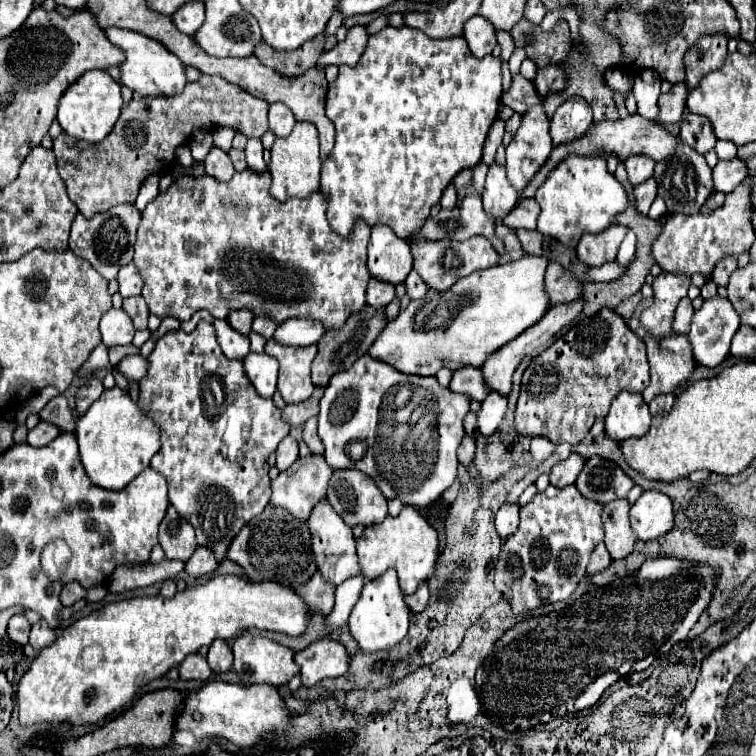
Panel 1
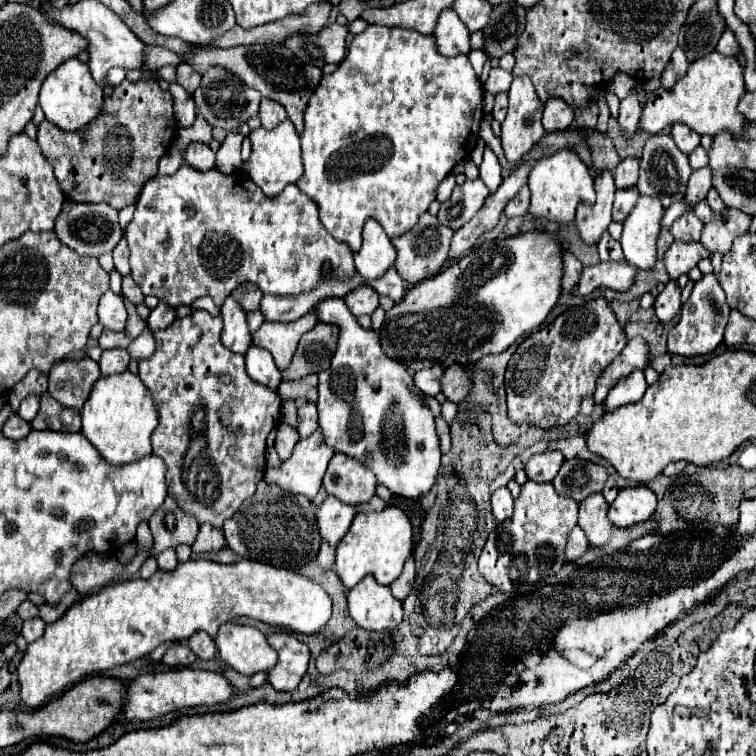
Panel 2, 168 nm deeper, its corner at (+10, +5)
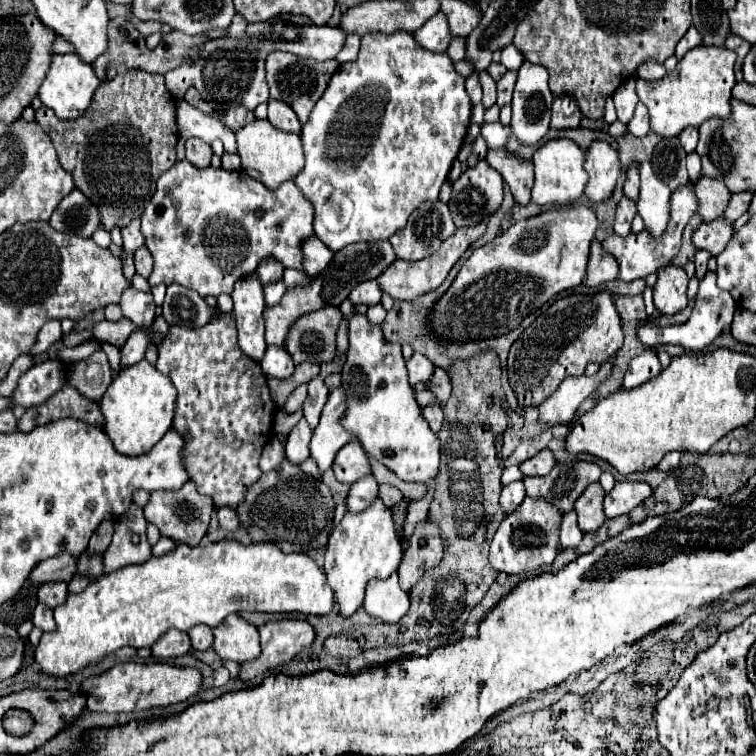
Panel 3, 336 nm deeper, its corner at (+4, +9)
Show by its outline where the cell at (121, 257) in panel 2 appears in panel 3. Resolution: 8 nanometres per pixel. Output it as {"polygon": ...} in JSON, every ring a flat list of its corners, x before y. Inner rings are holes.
{"polygon":[[134,219,128,227,122,229,122,237,124,237,124,249,134,253,138,247,144,245,144,237,140,231,140,219]]}

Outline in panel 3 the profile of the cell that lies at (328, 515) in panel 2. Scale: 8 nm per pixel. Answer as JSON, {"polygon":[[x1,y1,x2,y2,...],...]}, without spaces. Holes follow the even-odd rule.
{"polygon":[[366,475,360,481,356,481,346,497,348,511,362,511,370,507,378,499,378,481,374,481,374,475]]}

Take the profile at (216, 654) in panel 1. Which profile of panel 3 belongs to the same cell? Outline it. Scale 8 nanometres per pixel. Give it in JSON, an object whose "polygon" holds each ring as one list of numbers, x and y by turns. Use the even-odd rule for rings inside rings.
{"polygon":[[196,625,194,629,188,631,188,635,190,635,192,649,196,649,196,651,206,651,212,647,214,635,212,635,212,629,208,625]]}

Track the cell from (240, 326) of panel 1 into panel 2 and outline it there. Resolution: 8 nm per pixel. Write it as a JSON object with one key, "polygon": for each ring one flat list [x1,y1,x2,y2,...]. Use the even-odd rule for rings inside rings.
{"polygon":[[244,283,244,285,240,285,240,287,236,287,236,289,232,291,232,297,240,303,240,307,242,307,246,313,250,313,252,309,258,309,260,299,262,299,262,293,260,293,260,289,258,289,256,285]]}

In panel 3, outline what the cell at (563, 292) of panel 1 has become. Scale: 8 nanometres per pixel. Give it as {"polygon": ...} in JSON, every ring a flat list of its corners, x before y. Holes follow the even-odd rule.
{"polygon":[[594,241,590,249,590,265,588,265,588,275,586,275,586,285,596,287,608,281,614,281,618,277,618,261,614,255,606,253,602,243]]}

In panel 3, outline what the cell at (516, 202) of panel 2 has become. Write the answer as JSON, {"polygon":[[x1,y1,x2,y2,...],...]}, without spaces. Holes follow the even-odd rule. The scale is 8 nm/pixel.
{"polygon":[[506,147,496,149,496,151,488,151,486,161,502,173,504,181,512,189,514,199,518,203,526,205,530,201,530,189,532,189,532,183,534,183,534,165,532,165,532,161,512,155]]}

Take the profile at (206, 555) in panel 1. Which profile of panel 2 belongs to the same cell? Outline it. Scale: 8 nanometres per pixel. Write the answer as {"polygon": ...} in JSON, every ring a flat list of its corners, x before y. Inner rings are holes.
{"polygon":[[202,525,198,531,196,541,192,543,192,553,216,553,224,547,222,529,214,529,212,525]]}

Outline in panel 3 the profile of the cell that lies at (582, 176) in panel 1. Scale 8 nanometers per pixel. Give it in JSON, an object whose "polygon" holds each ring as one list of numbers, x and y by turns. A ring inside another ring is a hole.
{"polygon":[[552,139,544,143,532,157,534,161,534,187,532,187,532,203,536,205,572,205,584,193,584,185,588,175,584,173,584,151,572,139]]}

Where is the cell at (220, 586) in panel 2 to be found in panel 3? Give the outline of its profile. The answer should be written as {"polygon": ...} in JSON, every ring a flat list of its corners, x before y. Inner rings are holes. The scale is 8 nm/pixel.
{"polygon":[[226,537,226,539,218,541,218,543,208,543,206,547,190,547,190,545,186,545,186,543,180,543,174,551,170,551,170,553,166,553,166,555,162,555,162,557,154,557,154,555,152,555,150,561,144,561,142,565,128,565,128,567,116,569,116,571,112,571,112,573,108,573,108,575,102,575,100,579,92,581,82,593,70,593,70,595,68,595,68,601,66,601,64,605,58,605,58,607,54,609,56,629,42,635,40,645,36,647,36,663,38,663,38,665,42,667,42,671,48,673,48,675,66,677,66,675,76,673,76,671,80,671,82,667,86,667,92,659,100,659,100,657,104,657,104,655,108,655,108,653,114,653,116,649,120,649,120,647,124,647,124,645,130,645,130,647,136,647,136,649,138,649,138,647,150,647,150,645,152,645,160,635,164,635,170,627,176,627,176,629,180,629,180,631,190,631,194,625,200,625,200,623,204,623,204,625,208,625,208,627,216,627,216,625,220,625,220,623,224,621,226,615,230,615,230,613,240,613,240,611,326,615,326,613,330,613,332,605,334,605,334,593,332,593,332,589,330,589,330,585,328,585,328,581,326,581,324,571,316,565,316,561,312,561,312,559,310,559,308,555,304,555,304,553,288,553,288,555,286,555,286,553,282,553,274,543,262,541,262,543,248,543,248,545,244,545,244,543,240,543,238,539,234,539,234,537]]}

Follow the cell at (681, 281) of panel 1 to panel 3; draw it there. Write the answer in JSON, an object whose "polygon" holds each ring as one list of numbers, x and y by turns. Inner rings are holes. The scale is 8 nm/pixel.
{"polygon":[[716,217,710,223,702,223,694,231,692,241,694,241,694,245,698,249,706,249,712,255,718,255,718,253,722,253,722,249,730,241,732,233,734,233,734,223,732,221,726,221,724,217]]}

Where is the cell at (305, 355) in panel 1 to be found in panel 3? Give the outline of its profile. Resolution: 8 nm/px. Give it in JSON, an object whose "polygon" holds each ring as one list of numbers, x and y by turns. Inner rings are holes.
{"polygon":[[382,239,382,241,372,241,372,243,354,243,354,245,346,245,342,247,340,251,334,253,332,261,328,263,328,267,324,269,326,273,320,273,314,277,312,283,304,285,304,287,294,287,294,289,288,289,282,297,282,301,274,307,266,307,264,309,264,319,266,319,266,343,268,345,278,345,278,347,284,347,284,341,286,341,286,335,288,335,288,329,290,325,304,313,310,313,310,311,316,311,324,305,340,305,342,301,348,299,350,291,362,283,362,281,368,281,368,279,376,279,388,265,394,263,394,249,390,245,388,239]]}

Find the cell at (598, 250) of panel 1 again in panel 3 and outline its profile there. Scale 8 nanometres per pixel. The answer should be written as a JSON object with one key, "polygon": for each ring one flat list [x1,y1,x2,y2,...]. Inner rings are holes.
{"polygon":[[592,141,584,161,584,171,588,173,586,195,592,203,606,201,612,195,620,177,620,169,622,165,618,161,616,149,606,141]]}

